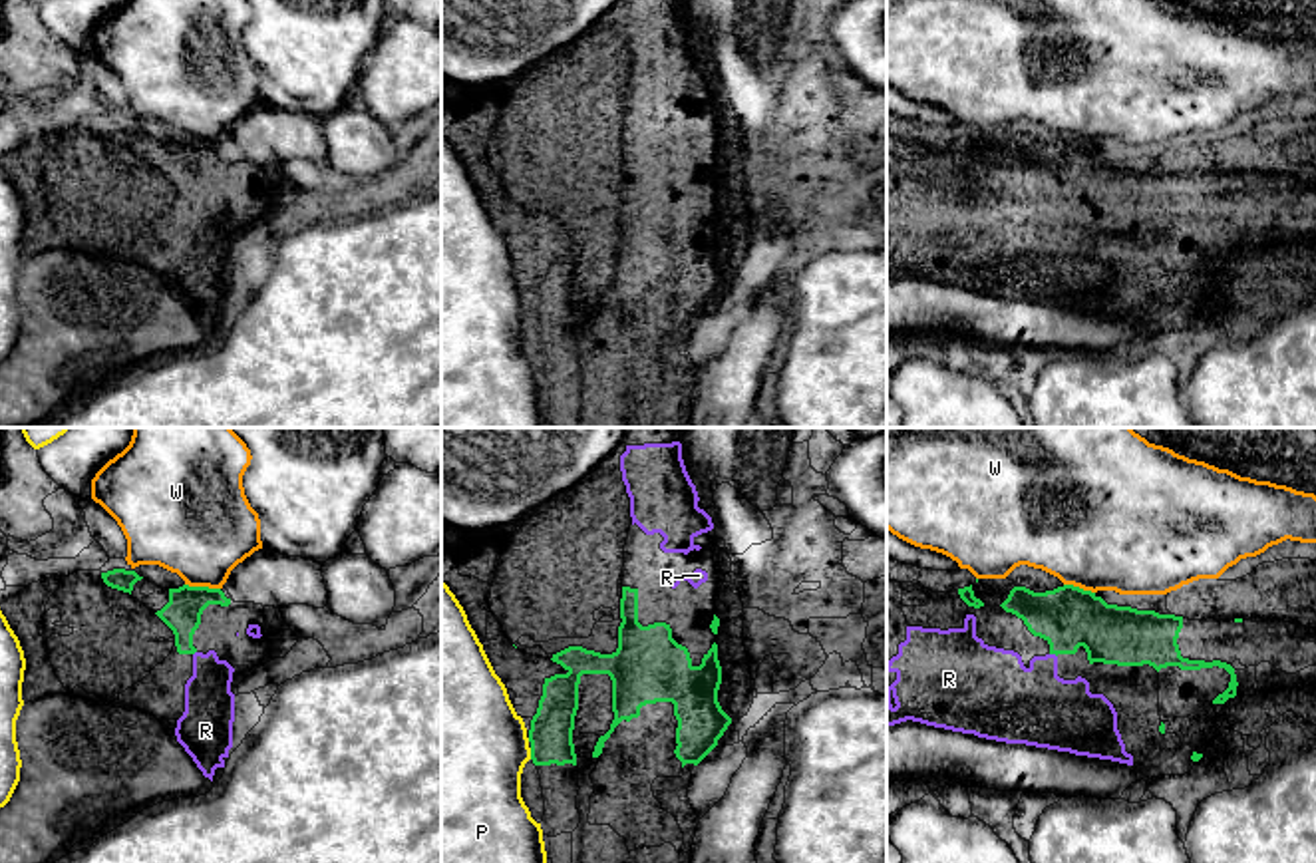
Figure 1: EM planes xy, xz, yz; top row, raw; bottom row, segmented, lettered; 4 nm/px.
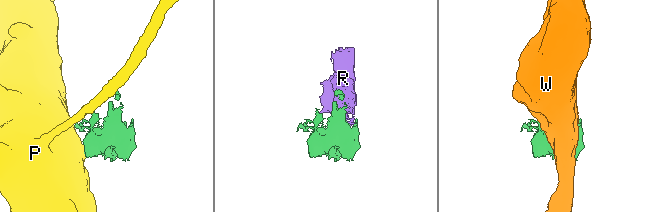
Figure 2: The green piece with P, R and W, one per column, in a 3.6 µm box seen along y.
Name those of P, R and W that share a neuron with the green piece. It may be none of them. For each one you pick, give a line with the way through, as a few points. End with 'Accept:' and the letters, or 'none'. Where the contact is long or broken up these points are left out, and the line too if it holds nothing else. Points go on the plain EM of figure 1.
Accept: R

